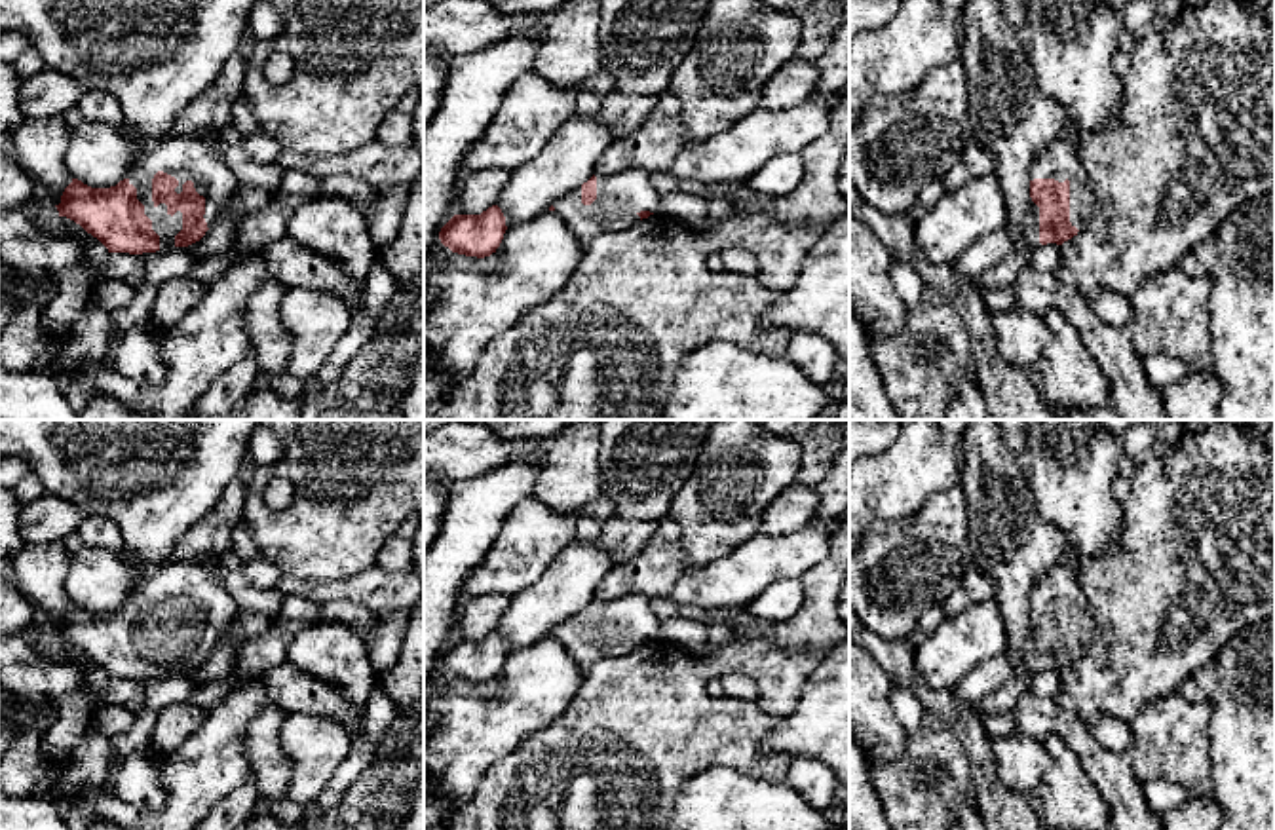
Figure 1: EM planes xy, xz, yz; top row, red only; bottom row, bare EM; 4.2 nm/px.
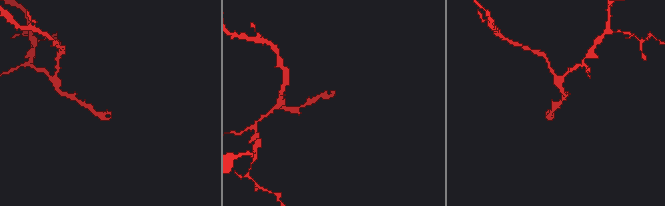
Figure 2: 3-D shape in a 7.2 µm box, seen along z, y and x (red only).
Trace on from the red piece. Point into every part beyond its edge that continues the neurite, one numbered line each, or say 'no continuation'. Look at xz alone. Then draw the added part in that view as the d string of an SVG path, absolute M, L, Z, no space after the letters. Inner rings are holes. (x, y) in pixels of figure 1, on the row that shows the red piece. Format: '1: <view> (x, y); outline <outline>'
1: xz (622, 196); outline M627 169L614 177L597 177L597 199L581 203L581 186L553 203L555 213L580 239L597 237L602 232L625 230L638 222L640 211L657 213L659 194L644 169Z

